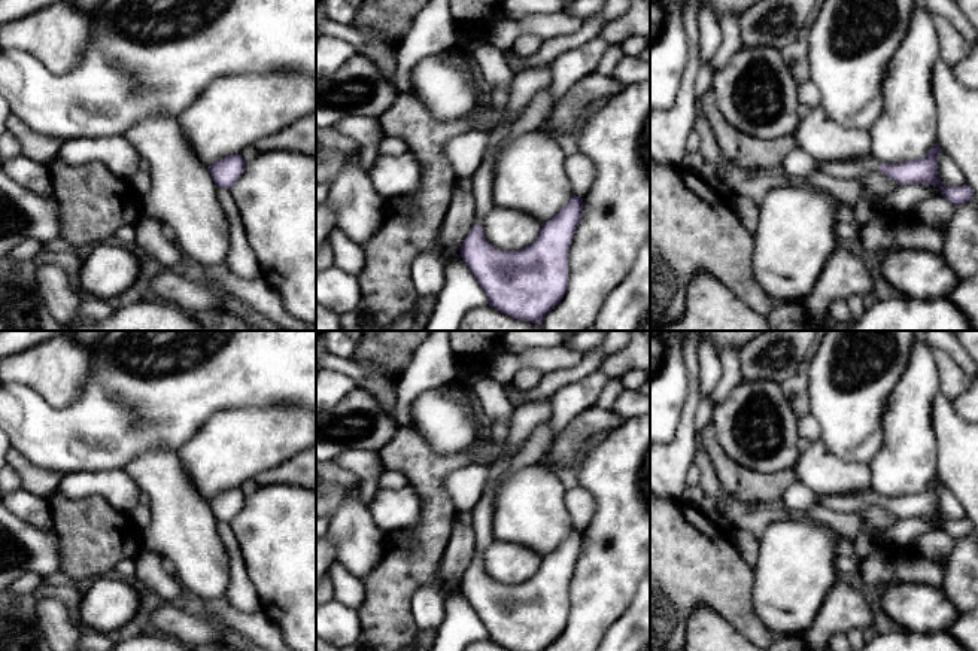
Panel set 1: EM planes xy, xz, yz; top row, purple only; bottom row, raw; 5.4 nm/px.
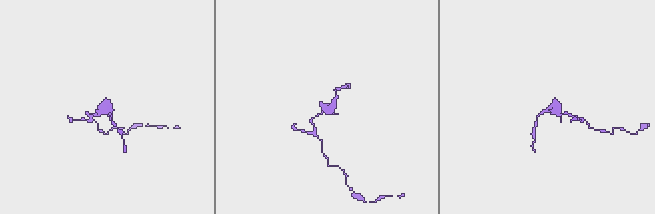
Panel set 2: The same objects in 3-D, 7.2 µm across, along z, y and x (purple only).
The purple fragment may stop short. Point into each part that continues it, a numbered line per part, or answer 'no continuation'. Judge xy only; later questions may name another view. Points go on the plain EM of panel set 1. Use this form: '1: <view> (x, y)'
no continuation

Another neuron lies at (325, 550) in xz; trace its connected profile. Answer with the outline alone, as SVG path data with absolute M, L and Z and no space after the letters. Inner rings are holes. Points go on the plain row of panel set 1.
M328 533L316 538L316 587L331 574L331 568L337 563L337 550Z

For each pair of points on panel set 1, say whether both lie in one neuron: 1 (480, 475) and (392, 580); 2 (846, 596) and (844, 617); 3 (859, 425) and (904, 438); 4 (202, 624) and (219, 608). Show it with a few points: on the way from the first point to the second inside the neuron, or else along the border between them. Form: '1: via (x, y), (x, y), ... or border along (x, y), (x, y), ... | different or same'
1: border along (455, 470), (445, 478), (445, 490), (459, 516) | different
2: via (844, 601), (844, 613) | same
3: border along (889, 398), (883, 417), (883, 444), (869, 465) | different
4: border along (202, 613), (222, 624) | different

